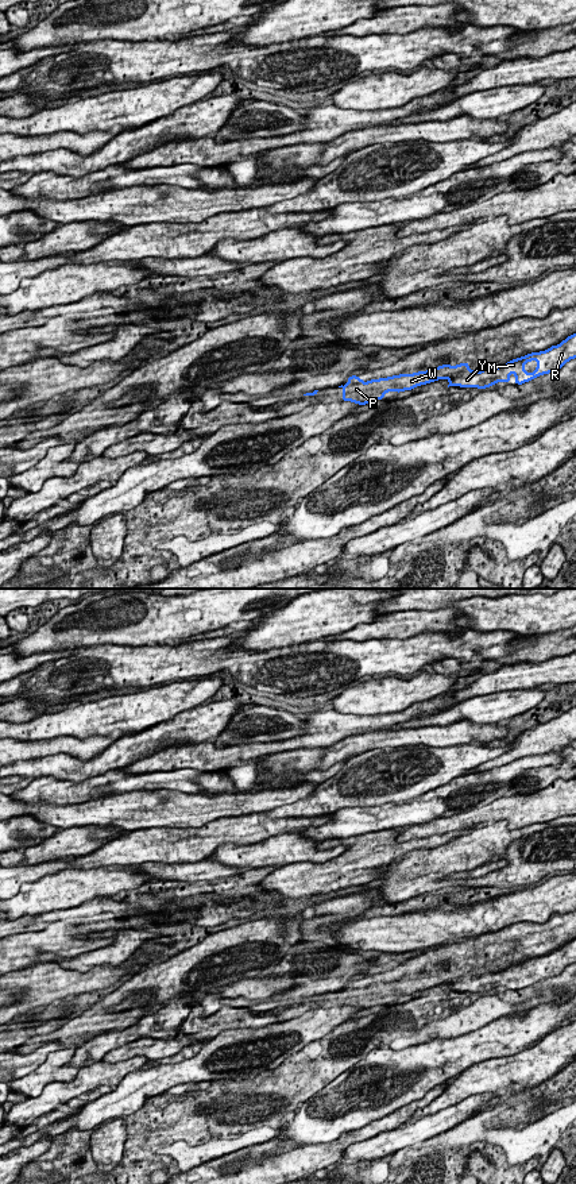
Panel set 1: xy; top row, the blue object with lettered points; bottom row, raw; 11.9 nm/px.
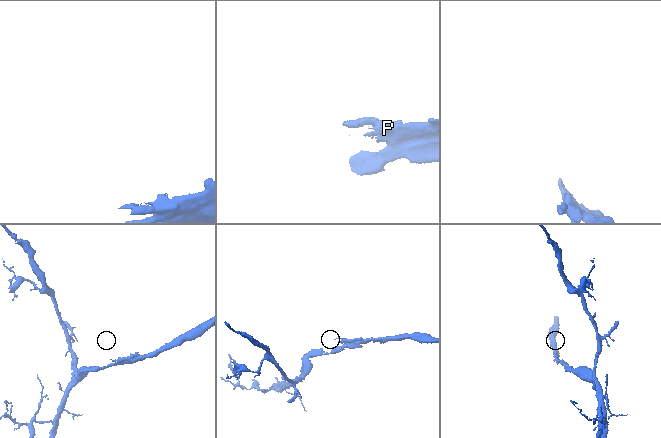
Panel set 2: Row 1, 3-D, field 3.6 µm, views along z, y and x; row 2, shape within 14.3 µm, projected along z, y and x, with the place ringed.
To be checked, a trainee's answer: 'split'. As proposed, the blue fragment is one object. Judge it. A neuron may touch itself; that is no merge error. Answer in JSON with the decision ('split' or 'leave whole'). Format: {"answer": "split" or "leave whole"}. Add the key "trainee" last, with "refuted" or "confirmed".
{"answer": "split", "trainee": "confirmed"}

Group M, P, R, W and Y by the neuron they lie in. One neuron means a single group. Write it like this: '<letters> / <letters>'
M R Y / P W

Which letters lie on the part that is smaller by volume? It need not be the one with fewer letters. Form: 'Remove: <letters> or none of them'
Remove: P, W

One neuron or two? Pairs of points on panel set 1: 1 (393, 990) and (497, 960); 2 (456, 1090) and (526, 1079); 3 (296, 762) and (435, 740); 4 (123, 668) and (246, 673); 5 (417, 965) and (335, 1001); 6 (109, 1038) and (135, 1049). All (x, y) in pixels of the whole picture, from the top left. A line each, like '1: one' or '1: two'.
1: one
2: one
3: one
4: one
5: one
6: two

